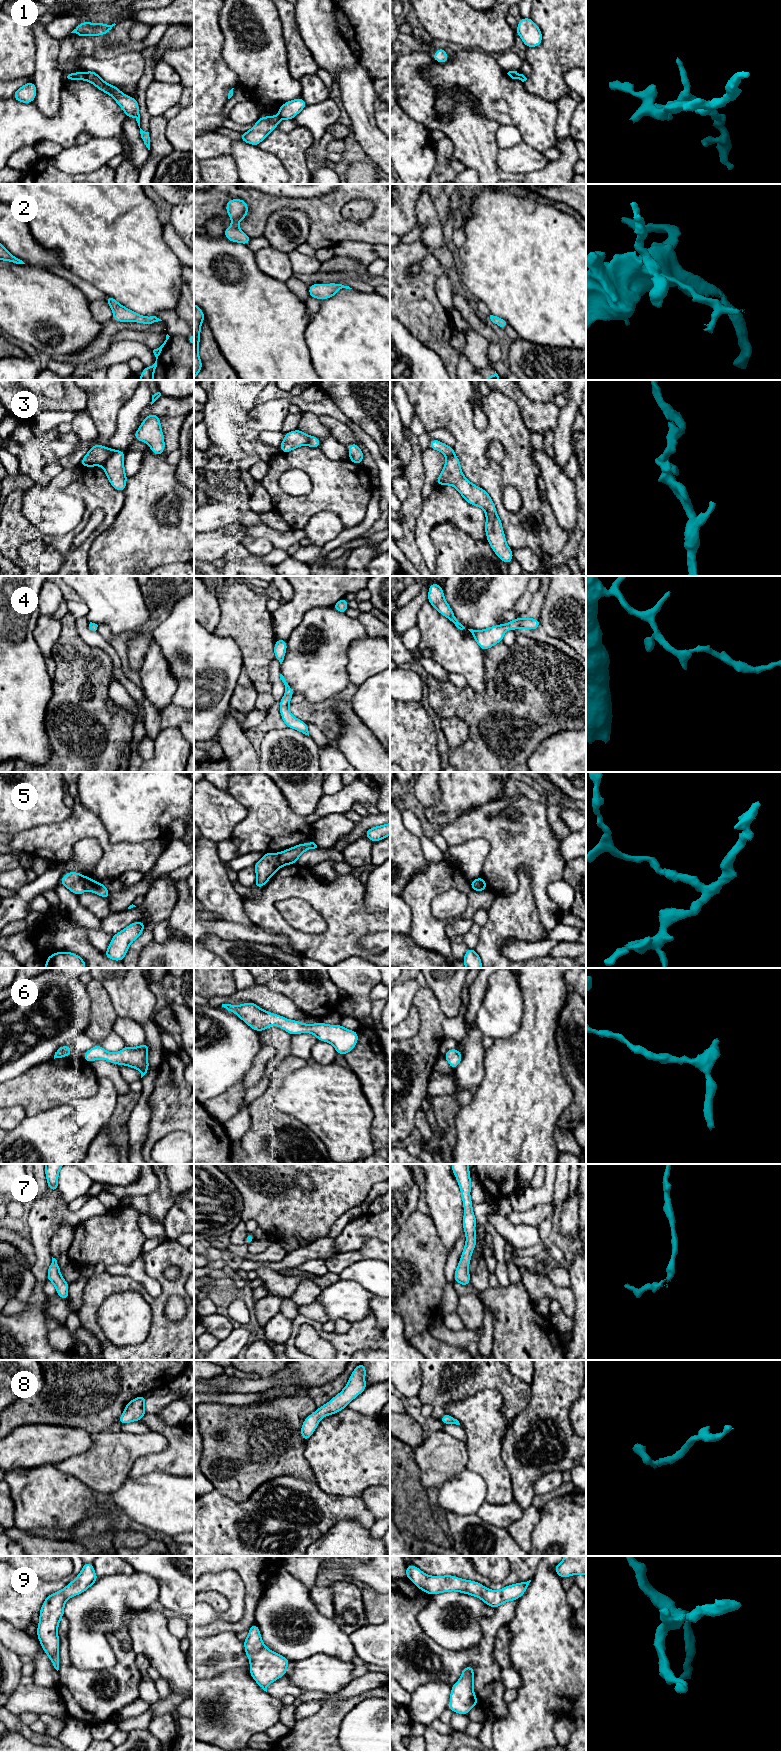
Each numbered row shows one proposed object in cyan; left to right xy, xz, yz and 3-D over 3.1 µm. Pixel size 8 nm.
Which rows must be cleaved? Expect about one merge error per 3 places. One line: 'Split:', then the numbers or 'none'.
Split: 1, 3

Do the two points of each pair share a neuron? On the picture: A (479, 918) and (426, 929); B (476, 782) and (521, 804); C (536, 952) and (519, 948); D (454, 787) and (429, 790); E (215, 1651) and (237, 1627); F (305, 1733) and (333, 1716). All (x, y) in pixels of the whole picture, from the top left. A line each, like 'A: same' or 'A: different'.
A: different
B: different
C: same
D: different
E: different
F: same

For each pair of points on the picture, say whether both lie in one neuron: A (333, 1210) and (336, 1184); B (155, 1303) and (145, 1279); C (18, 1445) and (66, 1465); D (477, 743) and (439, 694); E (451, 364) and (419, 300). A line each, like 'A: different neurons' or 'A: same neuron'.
A: same neuron
B: different neurons
C: different neurons
D: same neuron
E: same neuron

